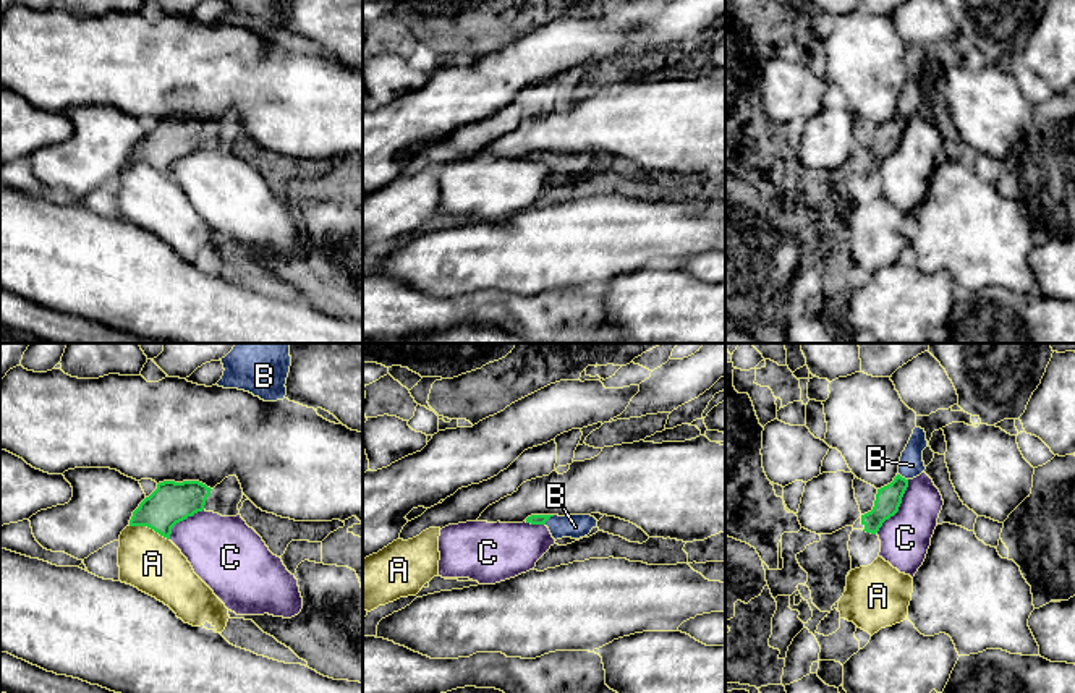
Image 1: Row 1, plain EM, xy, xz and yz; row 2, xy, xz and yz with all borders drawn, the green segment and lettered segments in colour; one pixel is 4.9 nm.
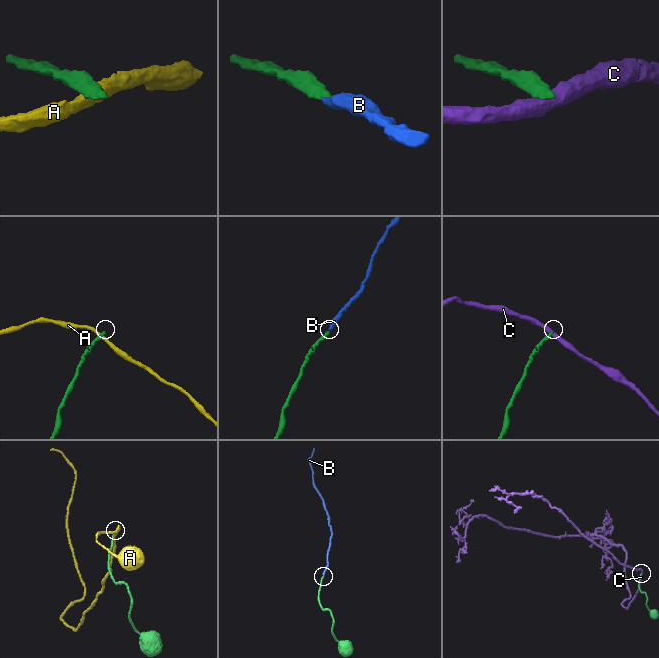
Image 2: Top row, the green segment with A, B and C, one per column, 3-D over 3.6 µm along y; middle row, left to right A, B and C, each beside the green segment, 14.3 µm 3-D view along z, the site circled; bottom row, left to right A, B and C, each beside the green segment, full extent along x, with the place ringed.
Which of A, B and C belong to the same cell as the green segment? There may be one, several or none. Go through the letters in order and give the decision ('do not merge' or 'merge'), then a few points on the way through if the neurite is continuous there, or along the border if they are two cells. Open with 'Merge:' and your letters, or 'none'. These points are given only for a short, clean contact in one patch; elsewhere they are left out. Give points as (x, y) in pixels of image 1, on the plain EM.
Merge: B
A: do not merge | along xy (128, 162), (146, 162), (169, 177)
B: merge | across xz (535, 156), (549, 154), (559, 164), (575, 164)
C: do not merge | along yz (909, 117), (899, 146), (875, 170)

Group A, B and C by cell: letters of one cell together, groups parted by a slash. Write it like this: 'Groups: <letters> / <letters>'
Groups: A C / B

